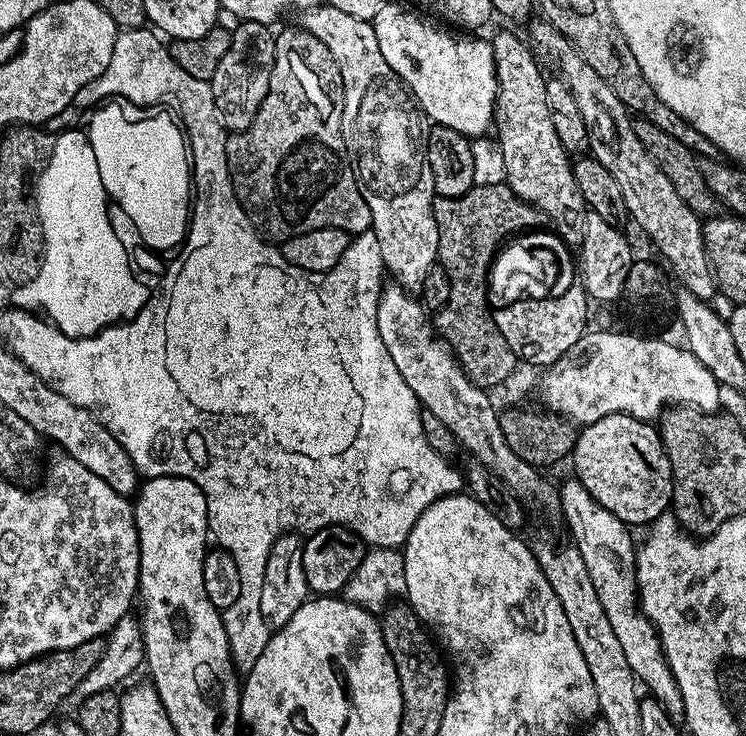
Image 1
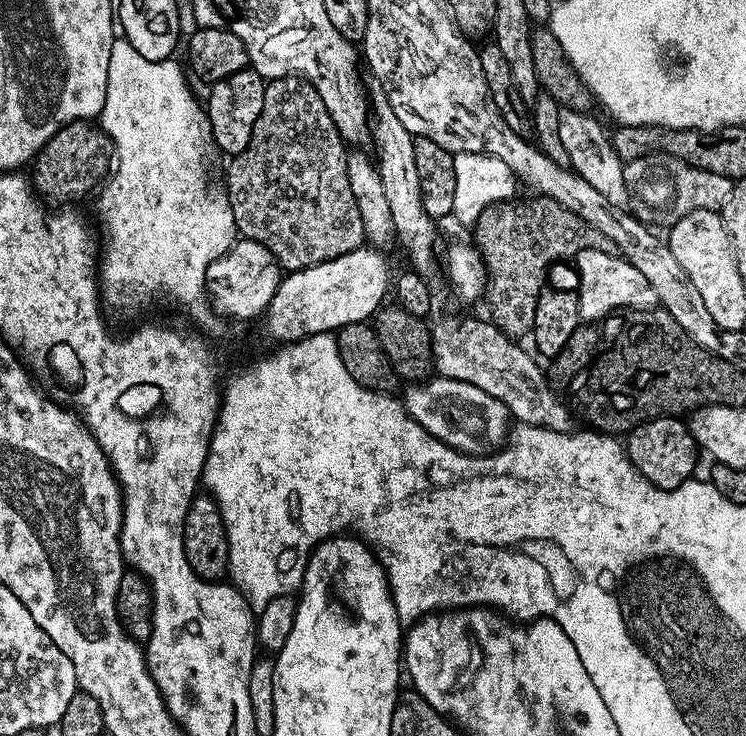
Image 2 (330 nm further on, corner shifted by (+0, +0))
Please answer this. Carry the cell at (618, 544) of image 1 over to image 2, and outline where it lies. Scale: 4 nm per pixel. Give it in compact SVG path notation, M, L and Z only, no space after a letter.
M432 376L407 385L402 407L428 434L464 455L481 456L497 451L506 441L512 422L498 398L461 379Z

